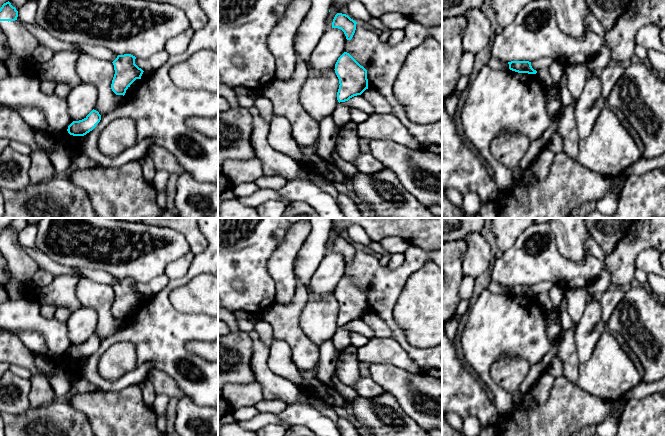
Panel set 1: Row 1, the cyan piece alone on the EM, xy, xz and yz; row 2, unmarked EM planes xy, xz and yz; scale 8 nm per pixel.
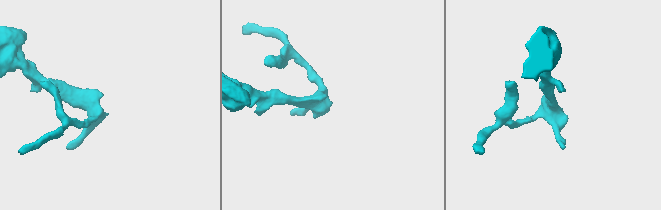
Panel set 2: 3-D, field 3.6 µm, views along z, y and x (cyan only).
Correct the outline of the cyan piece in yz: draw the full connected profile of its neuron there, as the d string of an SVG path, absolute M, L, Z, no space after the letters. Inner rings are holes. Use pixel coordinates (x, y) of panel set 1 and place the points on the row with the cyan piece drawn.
M511 61L508 62L509 69L518 73L536 74L529 61Z

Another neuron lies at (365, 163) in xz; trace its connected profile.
M361 153L359 157L354 159L353 165L358 171L366 174L376 174L386 169L385 166L371 156L370 153Z

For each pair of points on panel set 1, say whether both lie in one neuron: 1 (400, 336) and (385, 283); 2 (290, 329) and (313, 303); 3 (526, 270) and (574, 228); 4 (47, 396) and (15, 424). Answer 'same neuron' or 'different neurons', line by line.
1: same neuron
2: different neurons
3: different neurons
4: different neurons

